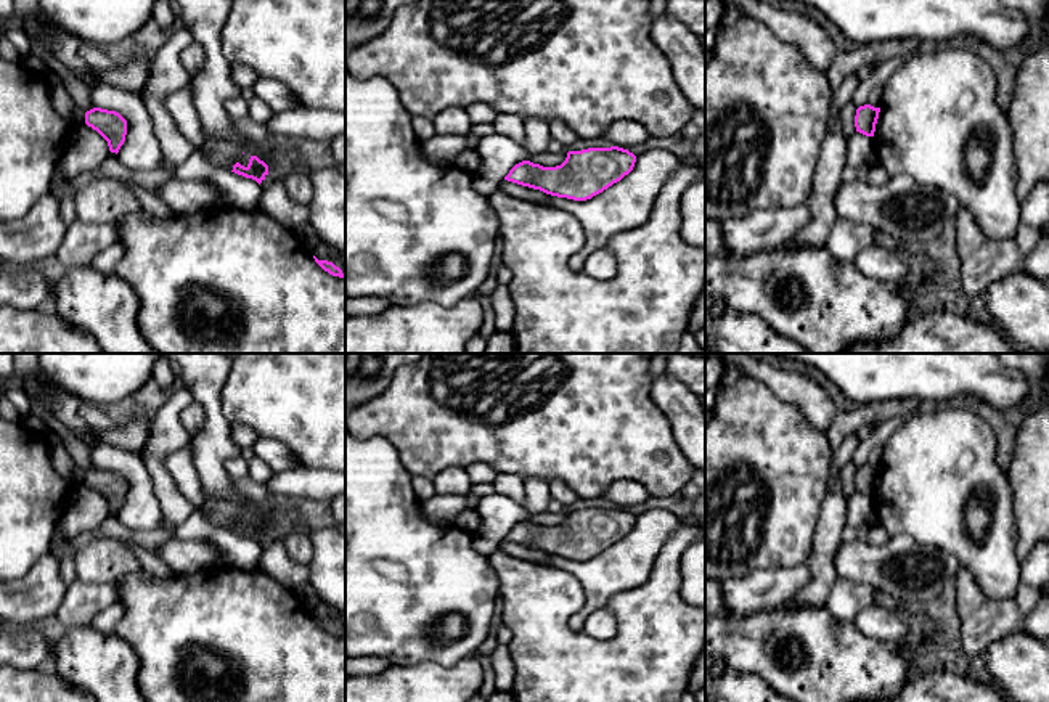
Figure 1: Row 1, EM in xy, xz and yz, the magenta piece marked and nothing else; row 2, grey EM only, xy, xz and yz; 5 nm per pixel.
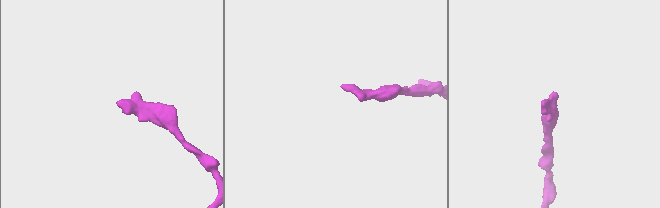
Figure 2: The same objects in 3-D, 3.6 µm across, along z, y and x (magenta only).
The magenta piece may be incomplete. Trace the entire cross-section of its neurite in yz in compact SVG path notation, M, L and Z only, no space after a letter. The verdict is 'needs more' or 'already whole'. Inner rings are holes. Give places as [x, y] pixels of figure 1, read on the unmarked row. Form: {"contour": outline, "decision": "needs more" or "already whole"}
{"contour": "M871 464L859 466L855 475L856 492L866 496L874 496L879 472L880 467L874 467Z", "decision": "already whole"}

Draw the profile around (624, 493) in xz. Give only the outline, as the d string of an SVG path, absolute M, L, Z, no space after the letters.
M617 480L602 495L610 506L628 509L630 506L644 503L651 495L647 488L635 480Z

